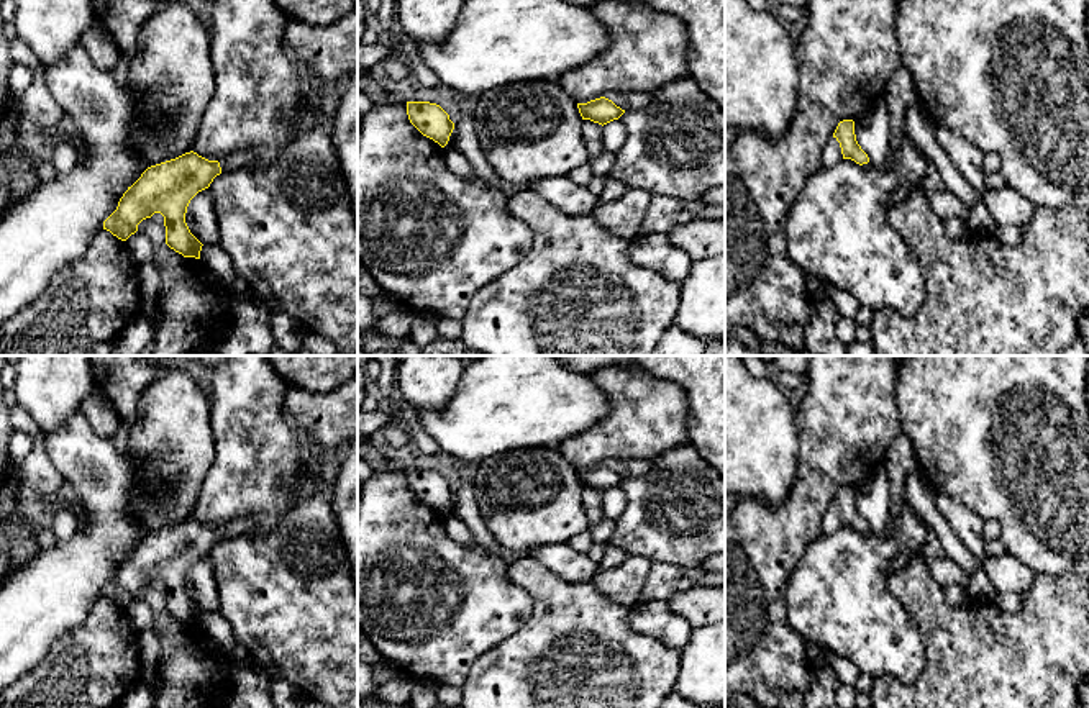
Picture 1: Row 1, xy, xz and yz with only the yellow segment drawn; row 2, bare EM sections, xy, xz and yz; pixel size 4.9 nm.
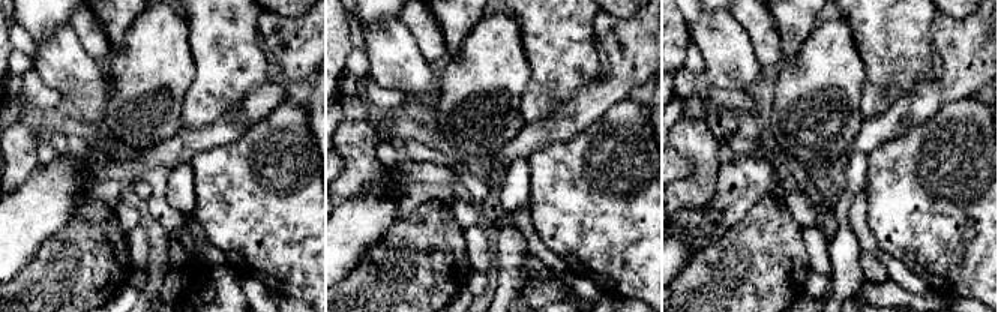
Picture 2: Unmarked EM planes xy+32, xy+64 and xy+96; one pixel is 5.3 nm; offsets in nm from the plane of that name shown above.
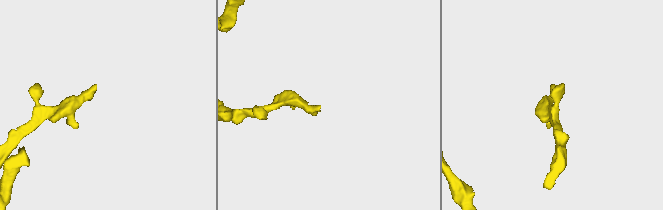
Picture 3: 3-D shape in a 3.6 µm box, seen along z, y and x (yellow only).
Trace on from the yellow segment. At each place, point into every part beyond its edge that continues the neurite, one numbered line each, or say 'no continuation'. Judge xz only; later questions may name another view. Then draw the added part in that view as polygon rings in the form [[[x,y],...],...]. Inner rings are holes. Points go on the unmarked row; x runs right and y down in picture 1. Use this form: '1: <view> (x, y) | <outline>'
1: xz (627, 467) | [[[608,459],[605,465],[612,467],[622,477],[643,477],[651,469],[649,459]]]

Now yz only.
1: yz (832, 521) | [[[832,505],[822,521],[822,531],[823,534],[832,534],[838,531],[843,526],[840,510],[836,505]]]

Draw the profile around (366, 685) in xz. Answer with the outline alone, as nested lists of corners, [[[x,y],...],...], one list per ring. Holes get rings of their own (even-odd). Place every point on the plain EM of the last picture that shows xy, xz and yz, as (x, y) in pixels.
[[[358,660],[358,698],[366,698],[376,690],[372,667]]]

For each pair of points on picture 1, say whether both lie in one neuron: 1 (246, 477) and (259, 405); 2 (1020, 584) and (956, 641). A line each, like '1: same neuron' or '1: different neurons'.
1: same neuron
2: different neurons

